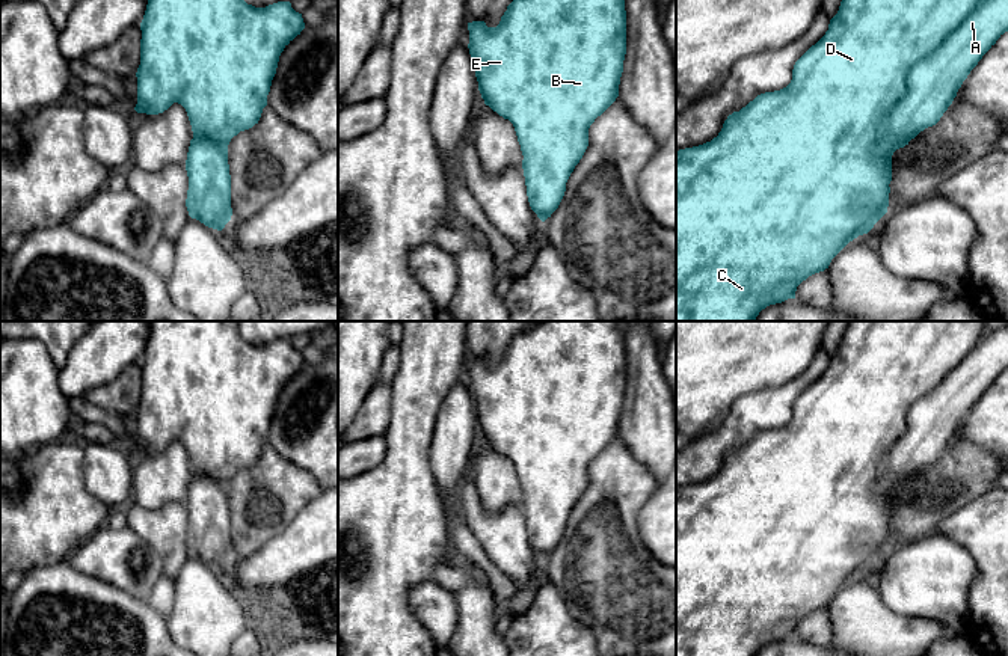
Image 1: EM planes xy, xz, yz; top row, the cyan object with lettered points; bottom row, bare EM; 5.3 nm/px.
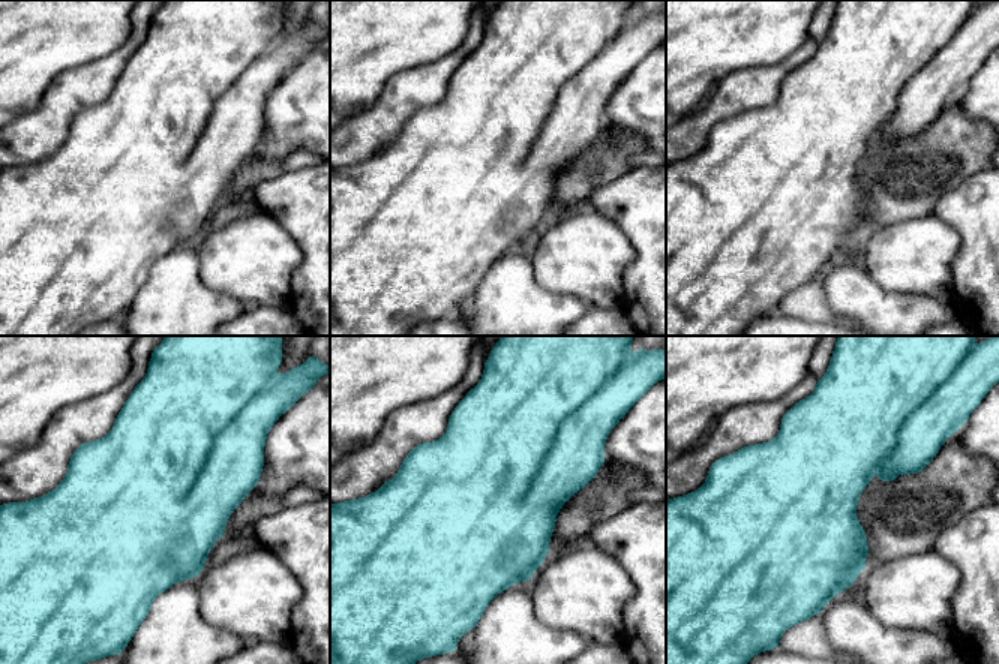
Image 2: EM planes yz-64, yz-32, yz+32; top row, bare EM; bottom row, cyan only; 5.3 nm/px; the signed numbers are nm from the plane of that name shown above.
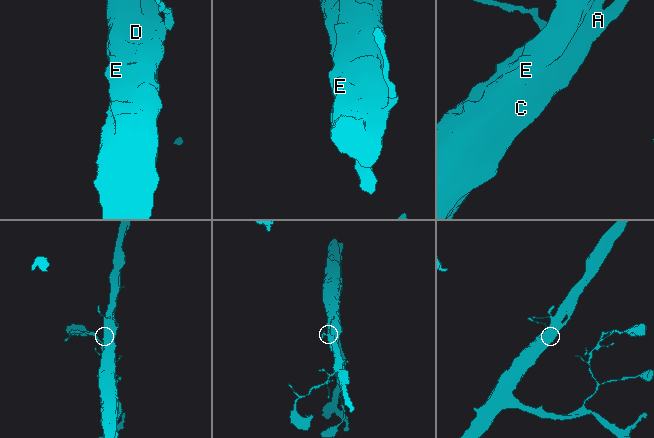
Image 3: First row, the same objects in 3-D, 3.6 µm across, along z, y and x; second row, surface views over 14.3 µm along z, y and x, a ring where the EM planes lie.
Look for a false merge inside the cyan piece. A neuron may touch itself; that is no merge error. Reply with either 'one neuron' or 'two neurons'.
one neuron

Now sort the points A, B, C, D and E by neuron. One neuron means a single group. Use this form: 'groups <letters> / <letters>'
groups A B C D E

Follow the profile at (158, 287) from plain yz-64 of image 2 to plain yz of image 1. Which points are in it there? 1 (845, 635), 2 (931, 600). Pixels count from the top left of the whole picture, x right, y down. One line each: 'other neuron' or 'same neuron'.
1: same neuron
2: other neuron

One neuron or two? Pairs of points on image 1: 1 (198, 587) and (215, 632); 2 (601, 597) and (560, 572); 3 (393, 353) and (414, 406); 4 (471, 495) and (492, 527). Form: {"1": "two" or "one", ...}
{"1": "one", "2": "one", "3": "two", "4": "one"}

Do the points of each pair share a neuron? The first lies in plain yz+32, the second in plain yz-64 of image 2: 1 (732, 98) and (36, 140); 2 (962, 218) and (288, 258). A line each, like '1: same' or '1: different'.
1: same
2: different

